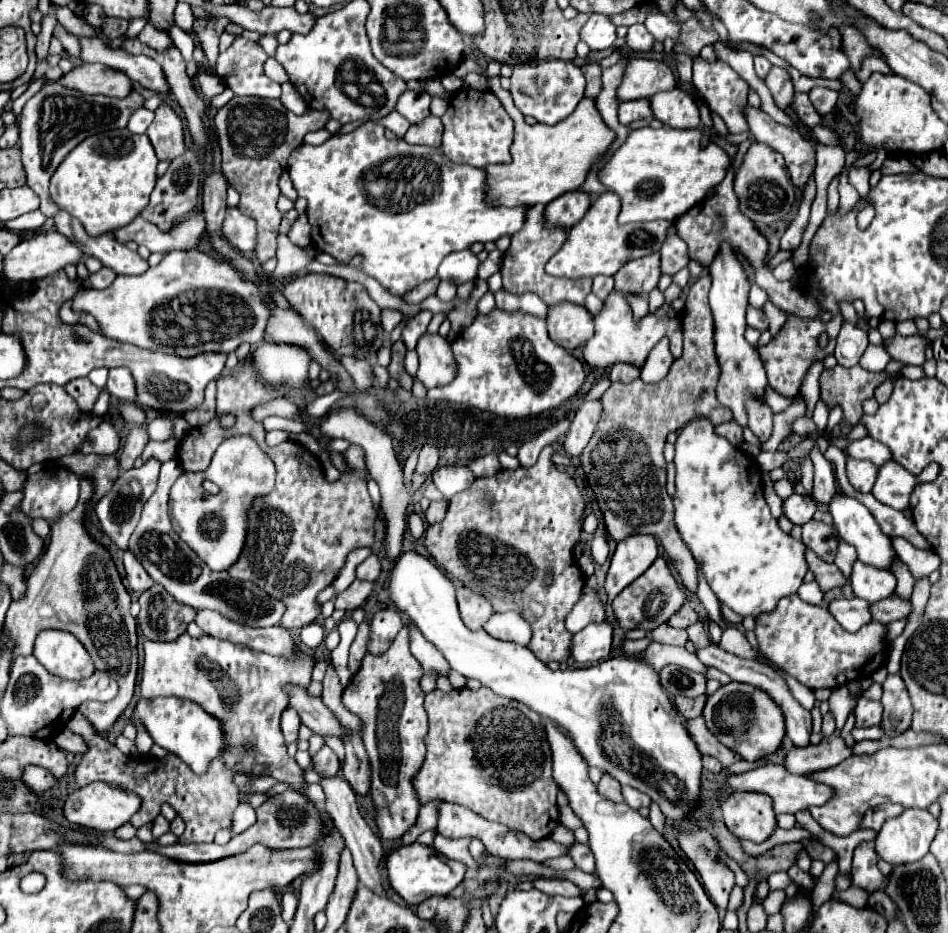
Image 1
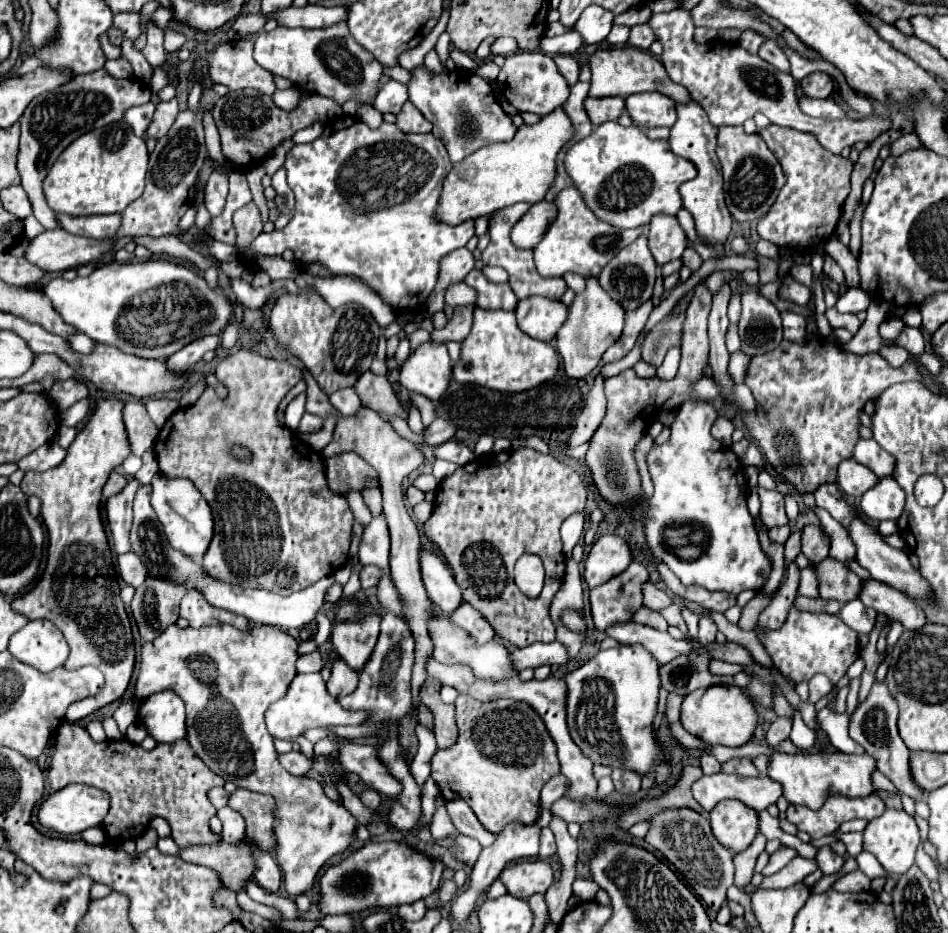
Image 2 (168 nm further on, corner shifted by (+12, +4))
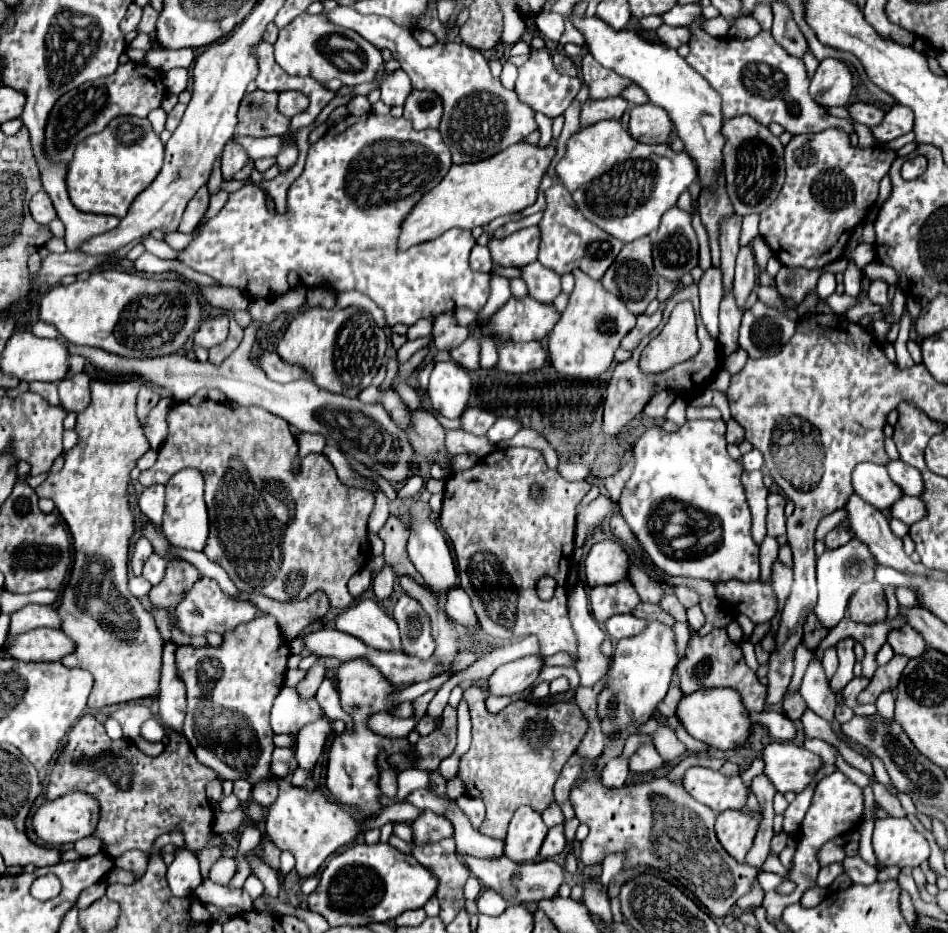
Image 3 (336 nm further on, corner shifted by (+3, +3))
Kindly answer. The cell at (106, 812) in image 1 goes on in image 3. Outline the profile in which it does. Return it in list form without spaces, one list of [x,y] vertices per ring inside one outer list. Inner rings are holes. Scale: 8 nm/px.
[[[71,792],[65,794],[53,802],[45,802],[33,816],[33,828],[35,832],[49,844],[59,846],[59,844],[73,844],[85,836],[91,836],[95,832],[95,826],[99,822],[99,802],[93,800],[93,796],[83,794],[83,792]]]

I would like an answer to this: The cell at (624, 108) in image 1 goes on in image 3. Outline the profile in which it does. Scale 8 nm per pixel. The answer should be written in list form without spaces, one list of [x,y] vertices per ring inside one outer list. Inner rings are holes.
[[[621,96],[605,98],[605,100],[587,100],[581,110],[581,124],[593,126],[601,120],[621,120],[623,112],[629,108],[629,102]]]

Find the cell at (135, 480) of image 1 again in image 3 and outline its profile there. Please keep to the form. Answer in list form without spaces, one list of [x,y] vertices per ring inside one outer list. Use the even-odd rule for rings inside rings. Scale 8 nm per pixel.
[[[139,538],[135,542],[135,548],[133,548],[133,556],[131,556],[131,570],[133,574],[139,574],[141,572],[141,566],[145,564],[145,558],[149,558],[149,554],[153,552],[149,540],[145,538]]]

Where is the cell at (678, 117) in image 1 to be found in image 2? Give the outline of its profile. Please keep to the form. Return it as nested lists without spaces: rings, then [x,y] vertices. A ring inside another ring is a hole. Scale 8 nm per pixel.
[[[636,93],[626,99],[630,119],[640,127],[672,127],[676,121],[674,101],[660,93]]]

